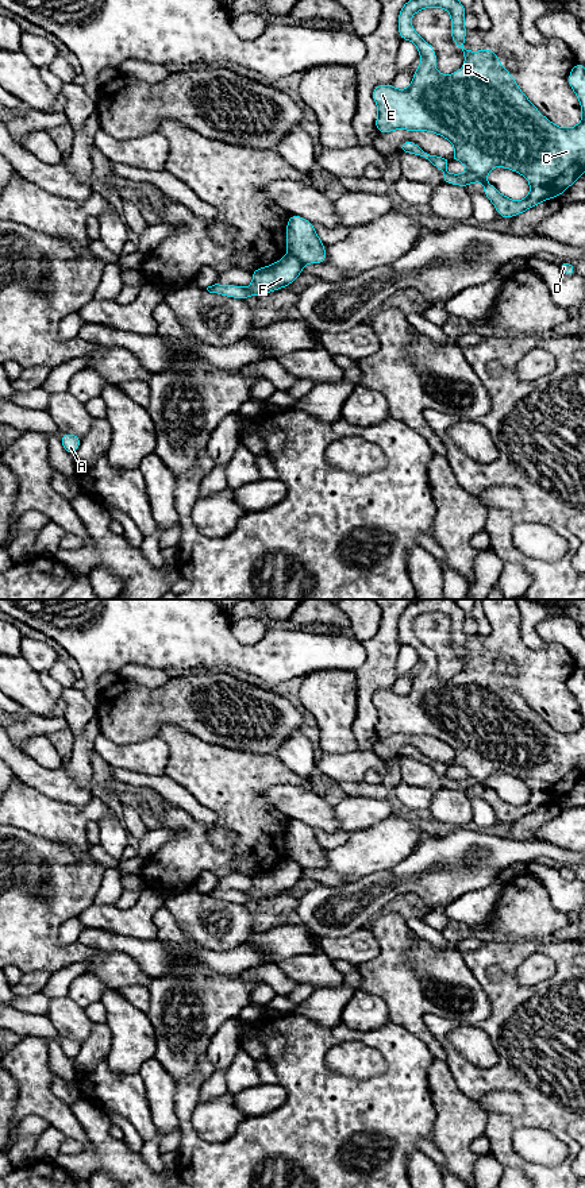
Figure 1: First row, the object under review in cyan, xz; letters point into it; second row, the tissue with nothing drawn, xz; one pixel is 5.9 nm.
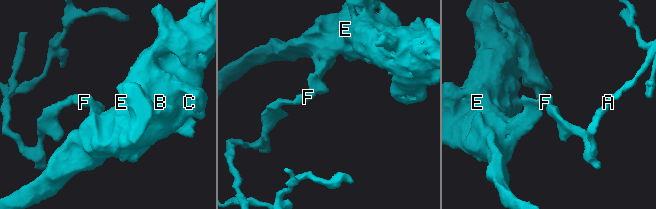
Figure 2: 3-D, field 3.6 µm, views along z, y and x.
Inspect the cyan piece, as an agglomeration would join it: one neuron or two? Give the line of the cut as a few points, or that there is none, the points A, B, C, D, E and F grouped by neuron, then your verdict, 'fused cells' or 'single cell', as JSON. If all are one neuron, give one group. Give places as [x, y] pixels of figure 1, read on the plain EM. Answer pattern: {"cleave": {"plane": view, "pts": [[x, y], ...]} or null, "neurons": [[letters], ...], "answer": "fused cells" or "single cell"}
{"cleave": {"plane": "xz", "pts": [[289, 857], [303, 868]]}, "neurons": [["A", "F"], ["B", "C", "D", "E"]], "answer": "fused cells"}

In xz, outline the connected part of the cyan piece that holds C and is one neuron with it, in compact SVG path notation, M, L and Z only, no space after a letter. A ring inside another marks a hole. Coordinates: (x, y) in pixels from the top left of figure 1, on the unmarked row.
M417 599L408 605L399 618L399 641L416 649L422 668L413 678L408 694L399 695L392 688L378 690L372 695L373 705L378 711L374 726L380 738L393 734L431 736L454 751L451 763L432 760L420 753L415 747L400 748L399 757L411 757L431 767L443 776L443 788L467 792L474 786L484 788L485 799L496 811L503 824L520 819L539 807L559 802L577 783L585 779L585 670L577 667L569 678L569 690L580 705L582 726L573 733L562 733L544 722L536 711L520 695L515 683L499 667L499 662L490 653L467 656L463 644L469 636L463 632L466 613L455 599ZM431 612L444 613L451 618L451 644L466 663L462 674L450 680L439 679L435 674L436 656L411 630L409 622L417 616ZM451 765L461 765L467 771L465 779L450 779L444 774ZM503 771L524 780L531 795L527 803L513 806L503 801L486 786L490 774Z

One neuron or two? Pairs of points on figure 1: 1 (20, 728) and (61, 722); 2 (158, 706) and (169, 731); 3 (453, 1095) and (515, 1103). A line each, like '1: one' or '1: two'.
1: one
2: two
3: two

